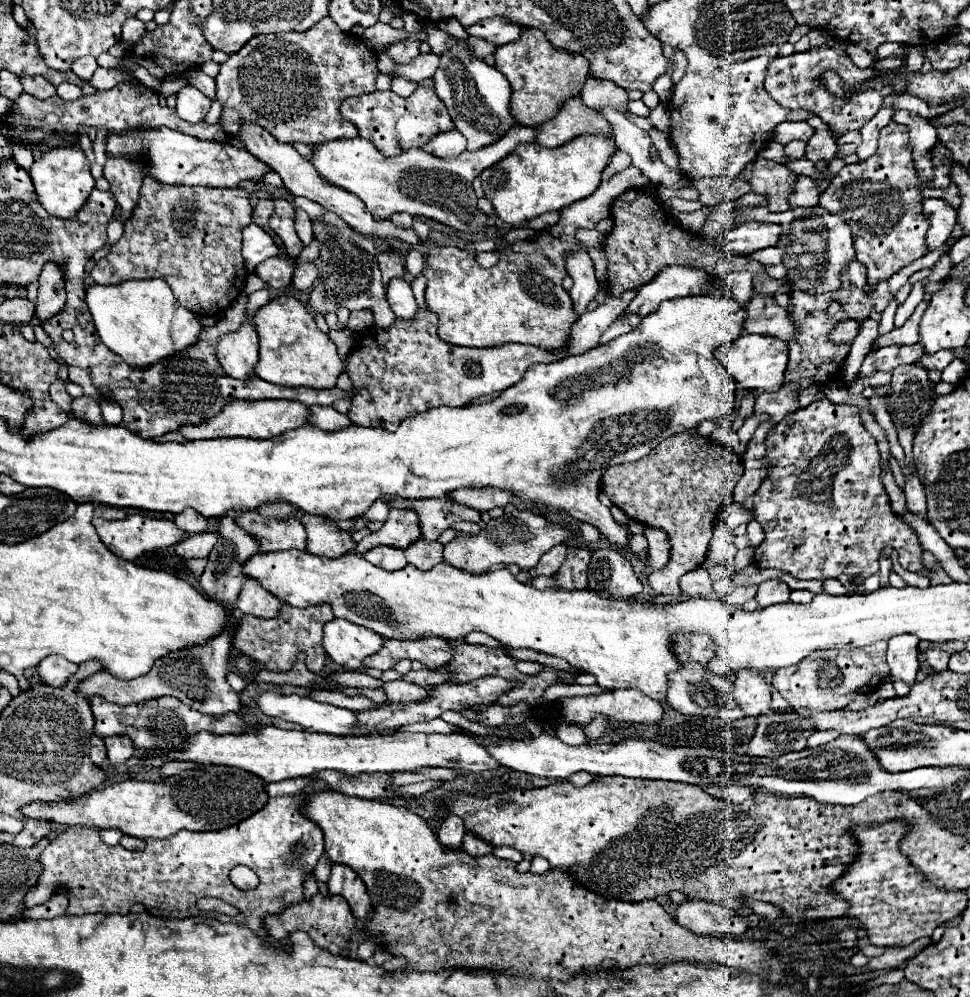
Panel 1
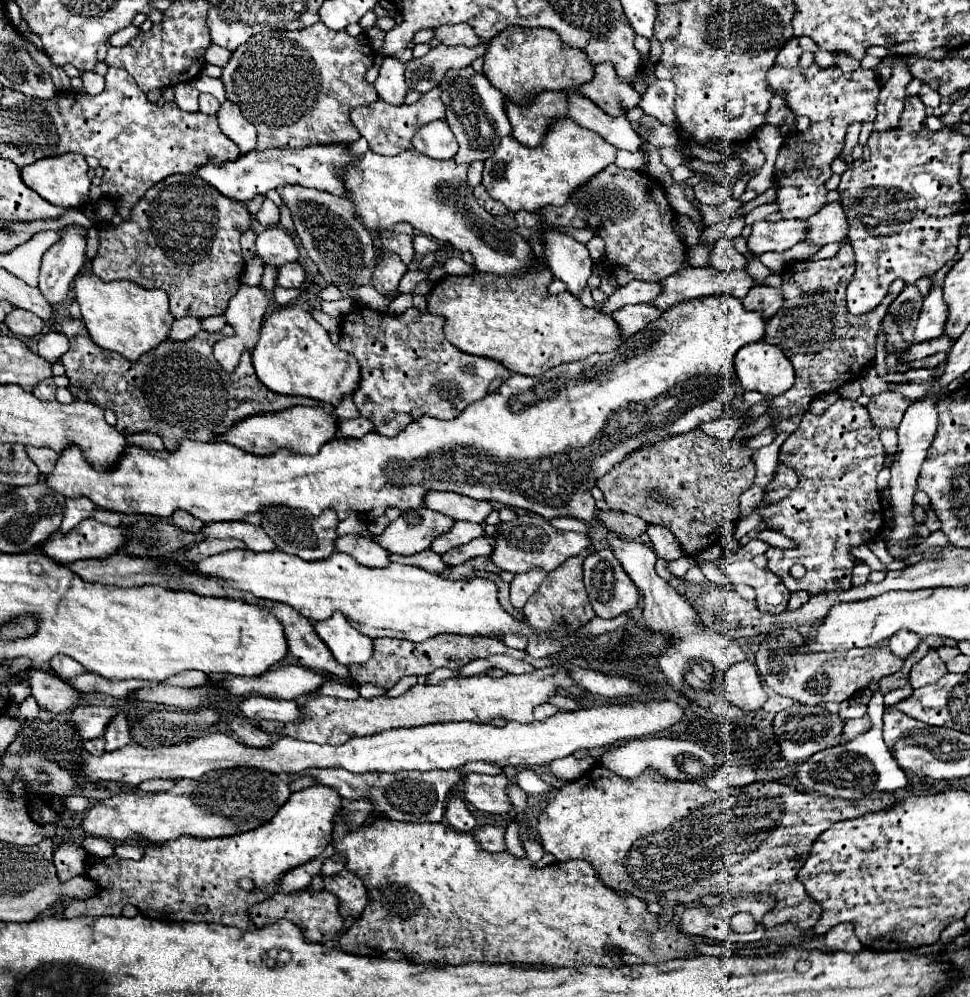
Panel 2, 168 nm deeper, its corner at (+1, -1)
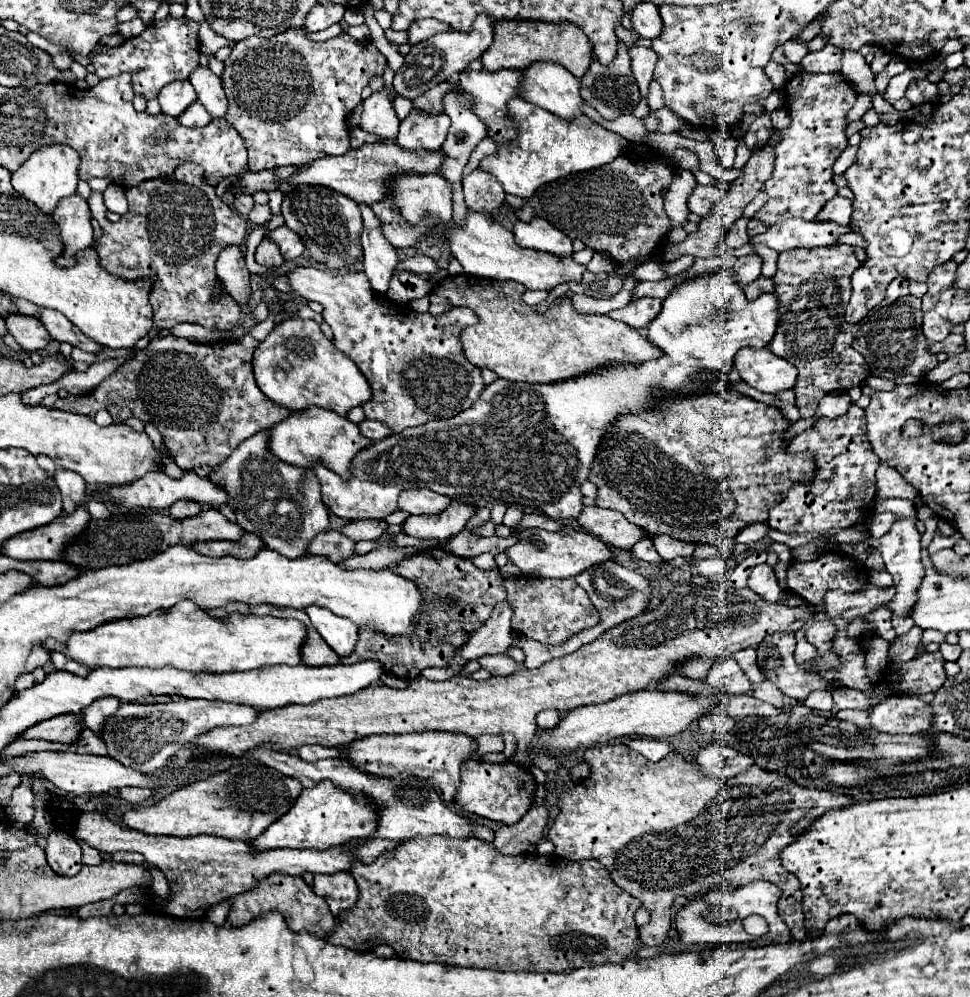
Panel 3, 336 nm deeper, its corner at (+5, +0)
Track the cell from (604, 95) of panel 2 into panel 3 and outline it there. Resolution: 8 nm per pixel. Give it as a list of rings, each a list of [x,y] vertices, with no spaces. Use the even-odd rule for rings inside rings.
[[[618,42],[618,52],[612,64],[602,66],[596,58],[592,58],[588,72],[580,78],[580,94],[582,94],[582,100],[592,104],[606,120],[616,120],[618,116],[630,114],[636,108],[636,104],[640,102],[640,92],[630,70],[630,54],[624,42]]]

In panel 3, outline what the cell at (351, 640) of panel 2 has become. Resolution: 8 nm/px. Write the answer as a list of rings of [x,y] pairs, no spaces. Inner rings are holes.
[[[308,606],[306,614],[318,634],[340,658],[348,656],[348,652],[354,650],[354,644],[358,640],[358,626],[354,622],[340,618],[322,606]]]

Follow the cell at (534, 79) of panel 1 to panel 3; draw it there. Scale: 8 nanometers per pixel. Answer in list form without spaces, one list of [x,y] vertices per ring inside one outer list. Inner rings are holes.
[[[498,20],[494,24],[494,42],[482,54],[486,70],[522,70],[532,62],[562,62],[576,78],[586,74],[592,60],[592,44],[584,32],[570,22],[542,22],[542,20]]]

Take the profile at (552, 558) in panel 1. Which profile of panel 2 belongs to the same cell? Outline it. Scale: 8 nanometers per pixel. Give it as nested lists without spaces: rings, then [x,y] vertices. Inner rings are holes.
[[[534,567],[530,571],[514,575],[514,581],[510,583],[510,601],[514,607],[522,609],[528,597],[542,585],[542,581],[548,577],[548,571]]]

